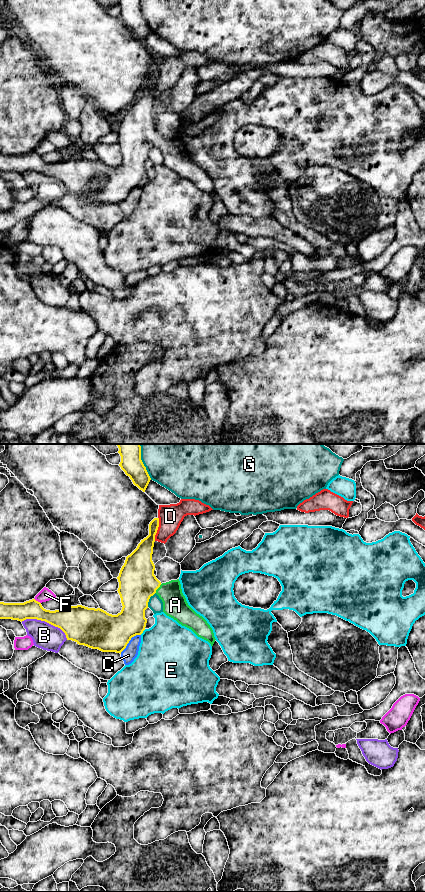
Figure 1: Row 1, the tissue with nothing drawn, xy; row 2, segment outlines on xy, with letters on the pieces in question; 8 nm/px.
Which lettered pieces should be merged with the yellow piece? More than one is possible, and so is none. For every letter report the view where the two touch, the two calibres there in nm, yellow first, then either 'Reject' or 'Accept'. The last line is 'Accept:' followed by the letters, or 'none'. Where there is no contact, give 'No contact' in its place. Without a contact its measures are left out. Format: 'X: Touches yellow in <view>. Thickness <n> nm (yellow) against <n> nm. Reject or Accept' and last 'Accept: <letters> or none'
A: Touches yellow in xy. Thickness 300 nm (yellow) against 190 nm. Accept
B: Touches yellow in xy. Thickness 280 nm (yellow) against 200 nm. Reject
C: Touches yellow in xy. Thickness 300 nm (yellow) against 120 nm. Reject
D: Touches yellow in xy. Thickness 160 nm (yellow) against 190 nm. Reject
E: Touches yellow in xy. Thickness 300 nm (yellow) against 460 nm. Reject
F: Touches yellow in xy. Thickness 160 nm (yellow) against 100 nm. Reject
G: Touches yellow in xy. Thickness 170 nm (yellow) against 340 nm. Reject
Accept: A

